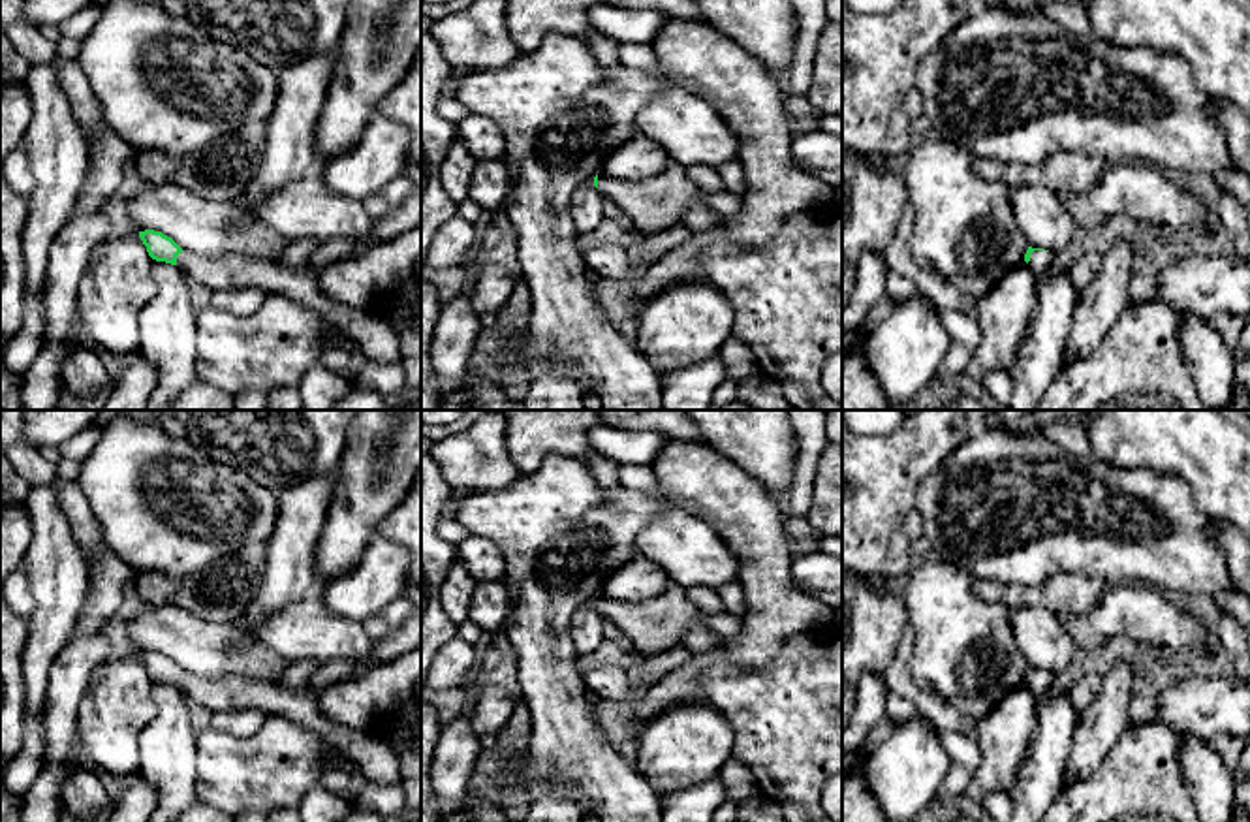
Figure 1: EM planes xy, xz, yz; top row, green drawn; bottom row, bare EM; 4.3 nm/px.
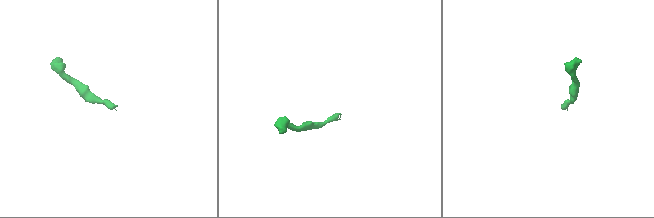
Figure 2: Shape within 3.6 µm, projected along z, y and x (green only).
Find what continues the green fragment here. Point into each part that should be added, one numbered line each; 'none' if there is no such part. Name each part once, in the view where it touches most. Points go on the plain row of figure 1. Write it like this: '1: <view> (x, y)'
1: yz (1040, 683)

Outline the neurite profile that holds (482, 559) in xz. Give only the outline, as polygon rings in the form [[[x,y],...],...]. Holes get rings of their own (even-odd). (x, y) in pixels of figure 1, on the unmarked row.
[[[470,536],[462,542],[457,547],[457,555],[477,581],[502,579],[508,570],[502,551],[479,536]]]

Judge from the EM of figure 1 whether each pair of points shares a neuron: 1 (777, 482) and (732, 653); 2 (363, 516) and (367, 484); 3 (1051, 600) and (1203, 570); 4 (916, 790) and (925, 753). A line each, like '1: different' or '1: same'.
1: different
2: same
3: different
4: same

